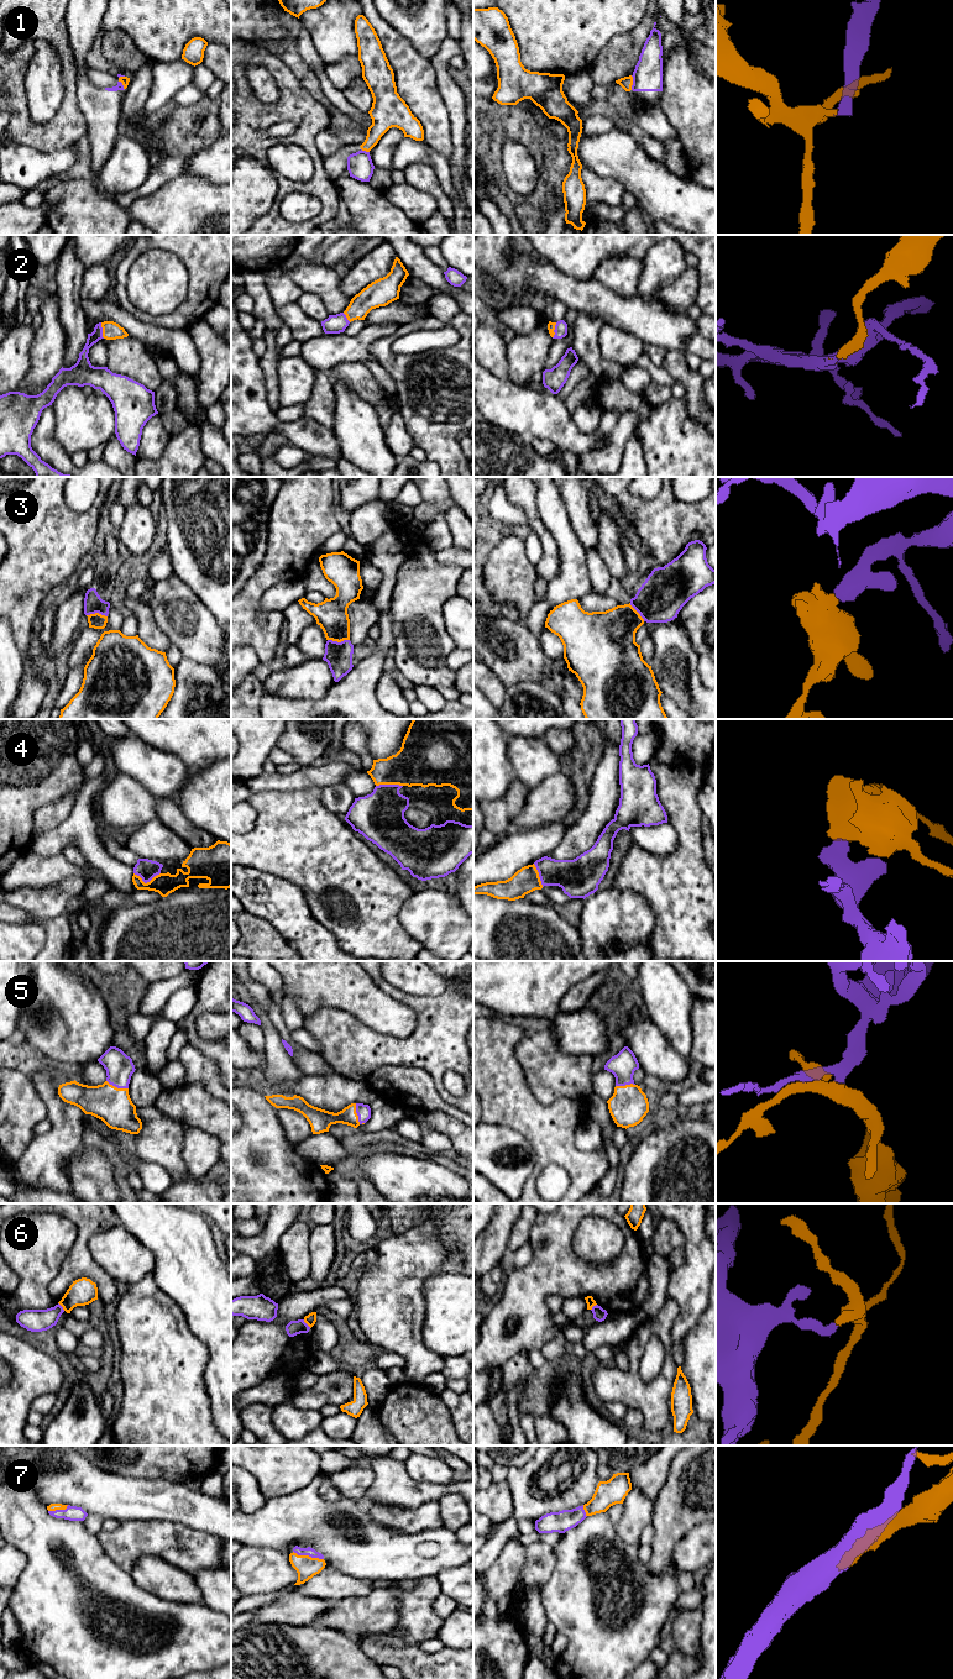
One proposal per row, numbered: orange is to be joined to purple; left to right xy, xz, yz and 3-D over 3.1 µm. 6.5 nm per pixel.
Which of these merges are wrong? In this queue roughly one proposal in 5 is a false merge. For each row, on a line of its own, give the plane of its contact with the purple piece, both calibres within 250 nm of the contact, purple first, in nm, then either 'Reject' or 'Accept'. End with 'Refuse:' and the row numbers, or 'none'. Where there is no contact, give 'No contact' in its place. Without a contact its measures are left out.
1: Touches purple in yz. Thickness 190 nm (purple) against 80 nm. Reject
2: Touches purple in xy. Thickness 90 nm (purple) against 120 nm. Accept
3: Touches purple in xz. Thickness 180 nm (purple) against 200 nm. Accept
4: Touches purple in xy. Thickness 130 nm (purple) against 140 nm. Accept
5: Touches purple in xz. Thickness 90 nm (purple) against 140 nm. Accept
6: Touches purple in xz. Thickness 100 nm (purple) against 70 nm. Reject
7: Touches purple in xz. Thickness 60 nm (purple) against 140 nm. Accept
Refuse: 1, 6

